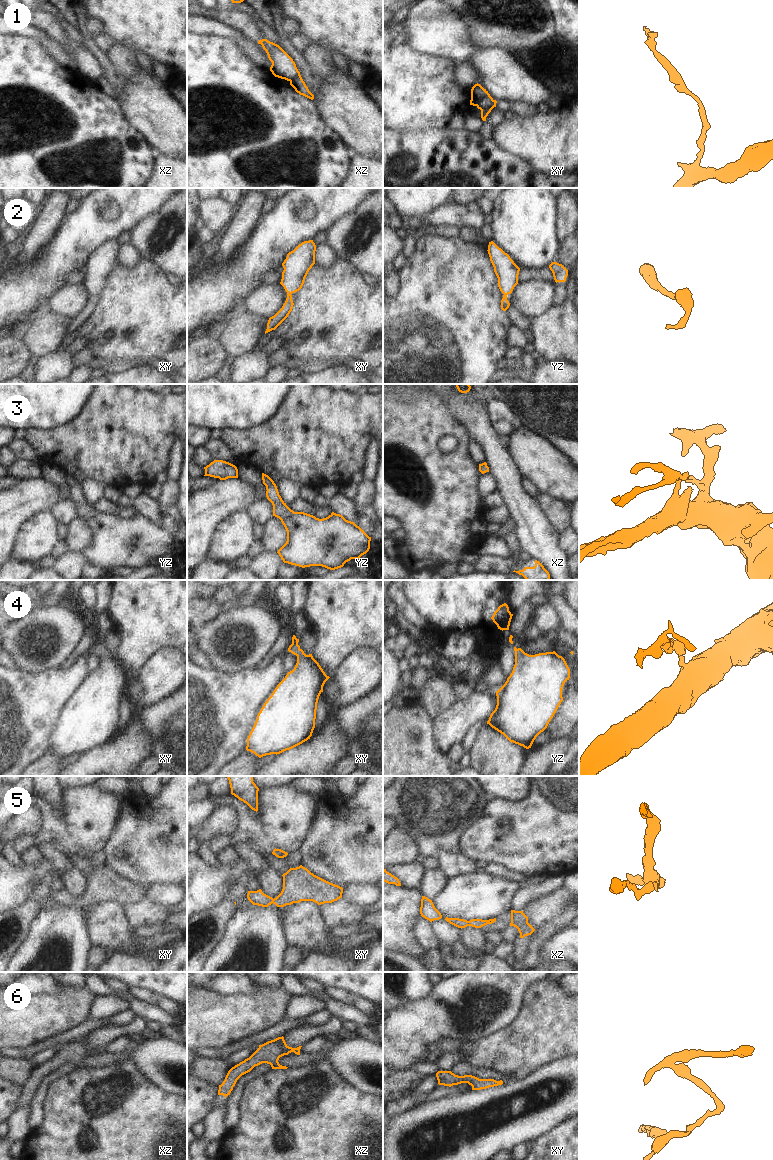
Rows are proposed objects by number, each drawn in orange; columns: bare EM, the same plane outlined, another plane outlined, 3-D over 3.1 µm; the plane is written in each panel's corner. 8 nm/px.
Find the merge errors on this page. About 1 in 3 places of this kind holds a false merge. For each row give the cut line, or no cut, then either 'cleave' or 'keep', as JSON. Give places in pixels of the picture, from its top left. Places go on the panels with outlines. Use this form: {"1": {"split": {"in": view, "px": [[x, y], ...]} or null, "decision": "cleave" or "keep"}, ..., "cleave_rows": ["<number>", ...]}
{"1": {"split": {"in": "xy", "px": [[494, 100], [493, 106], [480, 109]]}, "decision": "cleave"}, "2": {"split": null, "decision": "keep"}, "3": {"split": null, "decision": "keep"}, "4": {"split": null, "decision": "keep"}, "5": {"split": null, "decision": "keep"}, "6": {"split": null, "decision": "keep"}, "cleave_rows": ["1"]}

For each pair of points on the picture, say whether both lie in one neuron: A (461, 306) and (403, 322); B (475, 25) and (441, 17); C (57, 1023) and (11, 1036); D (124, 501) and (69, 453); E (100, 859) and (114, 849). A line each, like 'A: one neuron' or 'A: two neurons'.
A: one neuron
B: two neurons
C: one neuron
D: two neurons
E: two neurons

